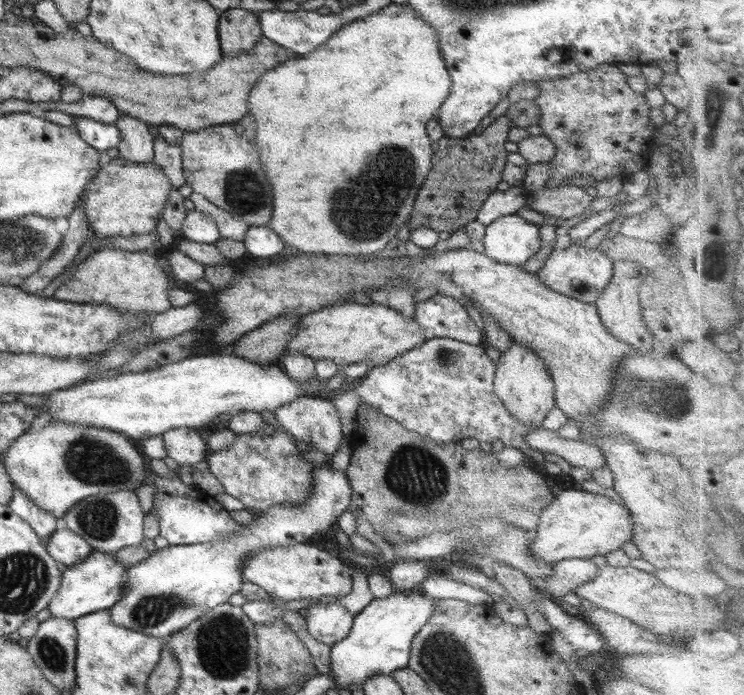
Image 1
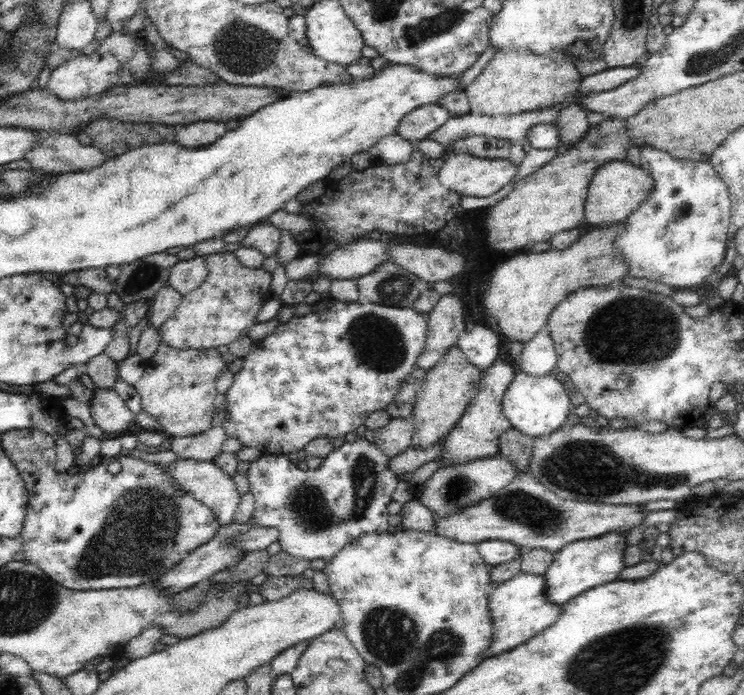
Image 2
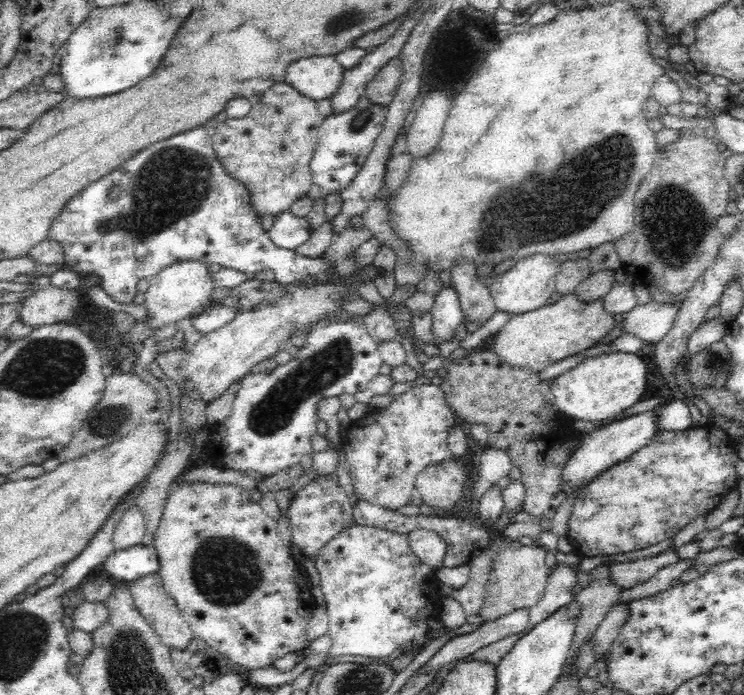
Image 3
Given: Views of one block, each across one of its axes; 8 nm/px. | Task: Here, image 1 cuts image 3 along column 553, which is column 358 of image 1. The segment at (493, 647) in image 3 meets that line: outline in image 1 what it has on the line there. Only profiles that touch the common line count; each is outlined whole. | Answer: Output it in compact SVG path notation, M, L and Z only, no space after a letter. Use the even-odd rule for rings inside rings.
M352 565L351 578L353 586L349 594L337 598L322 597L318 602L322 604L342 604L348 612L352 612L352 616L355 617L356 614L360 614L360 610L364 610L364 607L372 603L374 598L370 593L367 573L364 569Z

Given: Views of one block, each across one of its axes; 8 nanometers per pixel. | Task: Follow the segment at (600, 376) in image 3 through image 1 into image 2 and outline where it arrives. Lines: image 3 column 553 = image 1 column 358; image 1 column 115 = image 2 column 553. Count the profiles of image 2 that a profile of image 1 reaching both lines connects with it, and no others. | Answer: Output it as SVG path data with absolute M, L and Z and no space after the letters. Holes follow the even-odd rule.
M522 371L514 375L502 401L502 412L510 421L512 428L535 439L546 436L566 424L565 420L573 408L563 382L560 382L555 376L551 374L532 376Z

